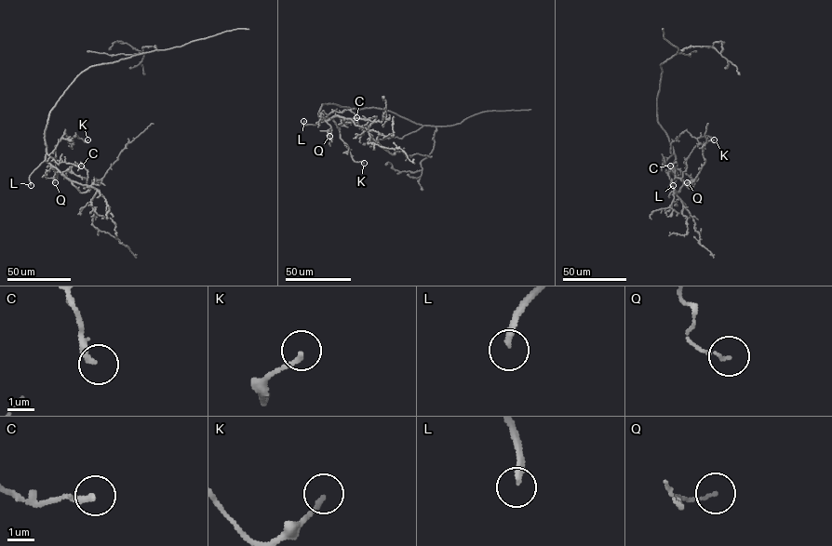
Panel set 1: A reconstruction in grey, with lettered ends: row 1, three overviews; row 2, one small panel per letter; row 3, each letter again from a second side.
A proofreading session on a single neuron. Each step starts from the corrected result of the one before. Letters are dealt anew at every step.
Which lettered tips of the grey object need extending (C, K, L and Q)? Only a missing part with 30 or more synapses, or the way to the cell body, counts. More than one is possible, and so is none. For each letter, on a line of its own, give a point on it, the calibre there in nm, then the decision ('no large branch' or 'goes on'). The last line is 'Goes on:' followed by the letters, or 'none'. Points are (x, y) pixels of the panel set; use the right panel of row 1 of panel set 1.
C: (670, 166) | 280 nm | no large branch
K: (714, 139) | 170 nm | no large branch
L: (673, 185) | 220 nm | goes on
Q: (687, 182) | 100 nm | no large branch
Goes on: L

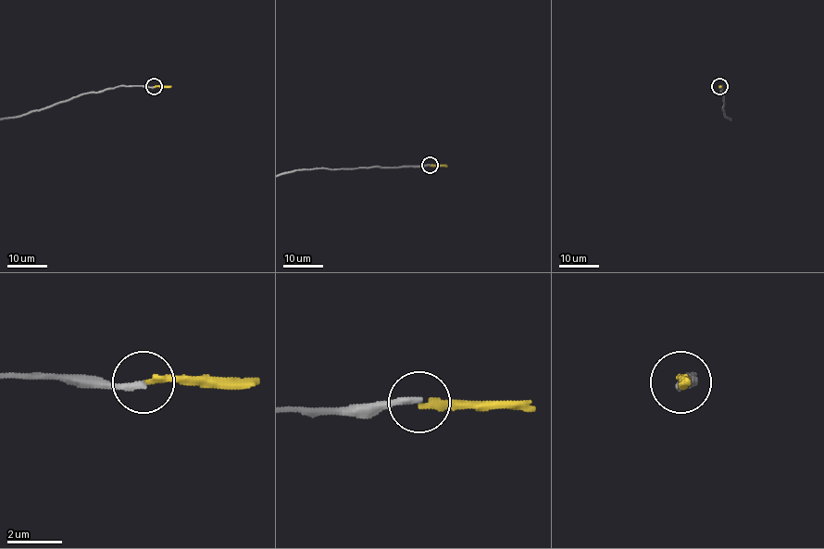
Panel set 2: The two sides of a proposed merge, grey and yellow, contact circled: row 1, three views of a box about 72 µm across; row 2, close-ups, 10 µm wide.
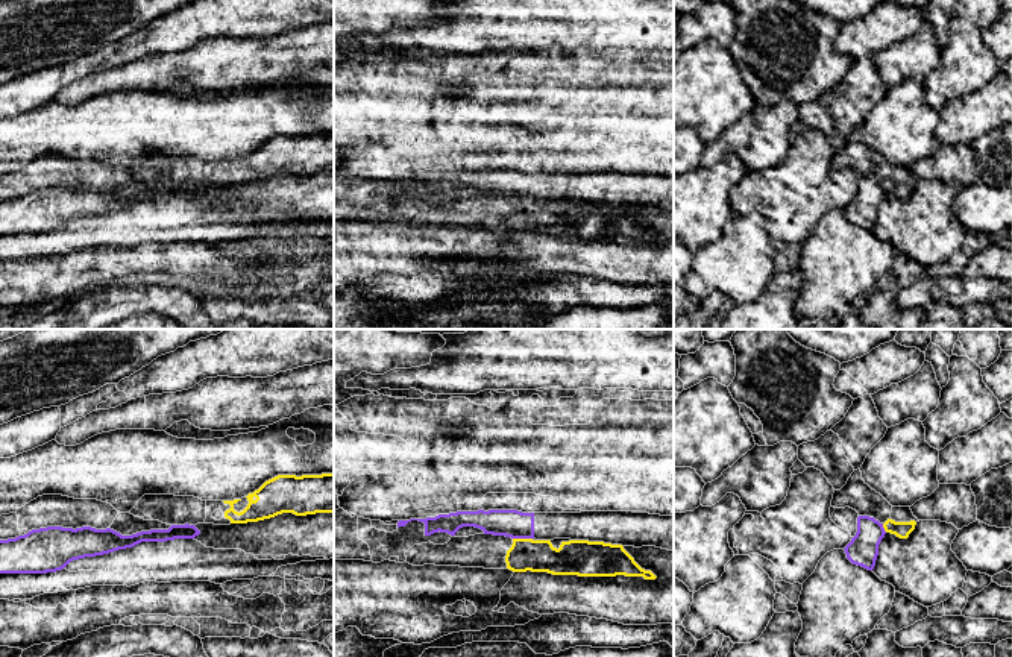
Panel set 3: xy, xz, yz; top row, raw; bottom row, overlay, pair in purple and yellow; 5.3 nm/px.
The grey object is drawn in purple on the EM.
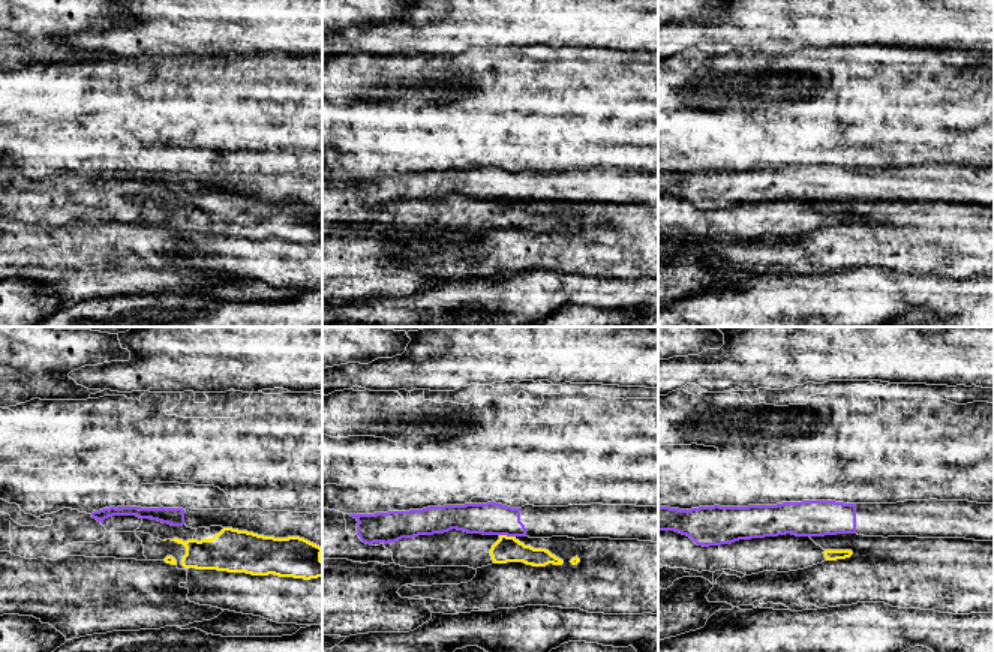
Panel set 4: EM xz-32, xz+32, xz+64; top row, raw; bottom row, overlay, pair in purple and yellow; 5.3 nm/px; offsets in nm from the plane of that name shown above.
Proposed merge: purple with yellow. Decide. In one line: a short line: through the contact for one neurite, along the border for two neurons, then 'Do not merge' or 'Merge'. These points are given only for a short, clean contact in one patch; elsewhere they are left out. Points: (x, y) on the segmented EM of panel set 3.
Line: xz (513, 537), (531, 539). Do not merge

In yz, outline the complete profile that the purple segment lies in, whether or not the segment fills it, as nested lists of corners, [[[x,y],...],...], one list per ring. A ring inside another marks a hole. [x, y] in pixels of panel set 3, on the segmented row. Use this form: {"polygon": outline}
{"polygon": [[[859,516],[857,533],[844,549],[847,558],[853,564],[872,571],[878,555],[878,545],[885,534],[883,523],[869,516]]]}

